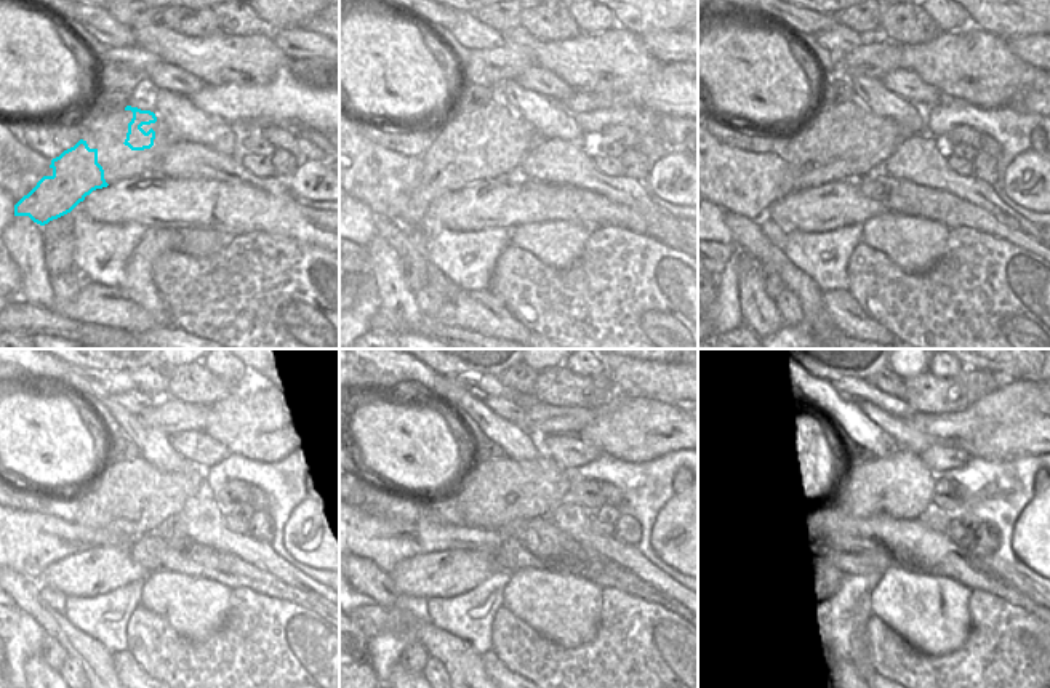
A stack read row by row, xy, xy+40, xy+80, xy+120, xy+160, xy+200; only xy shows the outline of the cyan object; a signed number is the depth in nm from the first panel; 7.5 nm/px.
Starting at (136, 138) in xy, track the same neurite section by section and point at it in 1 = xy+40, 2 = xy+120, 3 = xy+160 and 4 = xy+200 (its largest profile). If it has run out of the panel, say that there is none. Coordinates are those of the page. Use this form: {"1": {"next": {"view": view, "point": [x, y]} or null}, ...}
{"1": {"next": {"view": "xy+40", "point": [500, 114]}}, "2": {"next": {"view": "xy+120", "point": [143, 471]}}, "3": {"next": {"view": "xy+160", "point": [504, 469]}}, "4": {"next": {"view": "xy+200", "point": [903, 460]}}}

